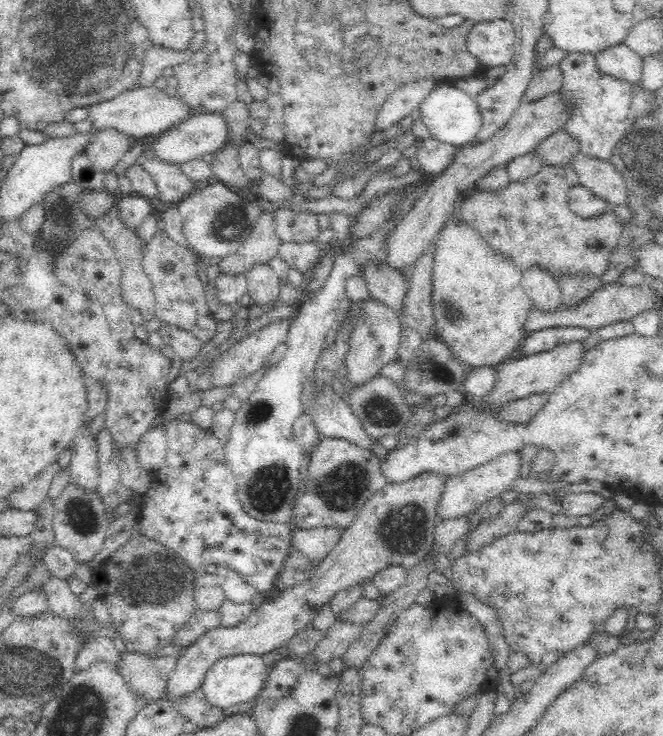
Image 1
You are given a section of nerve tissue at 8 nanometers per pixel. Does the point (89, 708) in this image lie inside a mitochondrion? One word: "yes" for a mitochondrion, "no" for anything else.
yes

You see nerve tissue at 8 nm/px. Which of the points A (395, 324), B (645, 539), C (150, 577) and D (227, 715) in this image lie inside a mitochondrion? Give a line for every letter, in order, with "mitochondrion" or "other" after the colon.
A: other
B: other
C: mitochondrion
D: other

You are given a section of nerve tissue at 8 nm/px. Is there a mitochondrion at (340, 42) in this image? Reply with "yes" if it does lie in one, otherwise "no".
yes

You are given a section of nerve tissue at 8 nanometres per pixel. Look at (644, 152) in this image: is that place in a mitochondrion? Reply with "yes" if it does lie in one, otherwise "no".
yes

